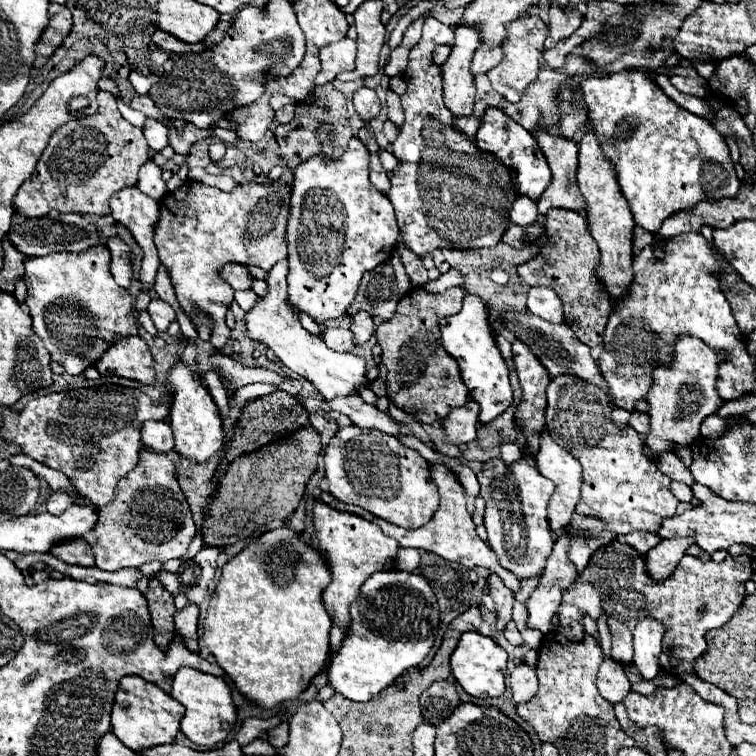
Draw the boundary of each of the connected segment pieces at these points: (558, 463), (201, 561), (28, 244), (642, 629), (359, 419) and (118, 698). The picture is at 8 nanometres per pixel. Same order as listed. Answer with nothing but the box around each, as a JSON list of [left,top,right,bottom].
[[535,429,583,533],[155,547,219,605],[7,213,99,257],[633,619,665,679],[327,395,399,435],[111,677,185,751]]

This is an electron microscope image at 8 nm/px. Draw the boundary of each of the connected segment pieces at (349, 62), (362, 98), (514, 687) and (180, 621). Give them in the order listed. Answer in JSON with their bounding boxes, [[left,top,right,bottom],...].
[[315,37,357,85],[353,87,381,121],[509,663,537,703],[175,605,199,653]]

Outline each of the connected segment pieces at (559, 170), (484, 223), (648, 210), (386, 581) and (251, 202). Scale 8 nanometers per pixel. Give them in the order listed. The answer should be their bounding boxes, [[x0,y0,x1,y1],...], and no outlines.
[[535,125,583,215],[385,17,517,255],[581,69,739,233],[327,569,439,701],[155,181,291,349]]

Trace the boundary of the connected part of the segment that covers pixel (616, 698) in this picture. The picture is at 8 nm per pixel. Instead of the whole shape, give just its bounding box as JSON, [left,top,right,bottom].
[597,657,631,703]

